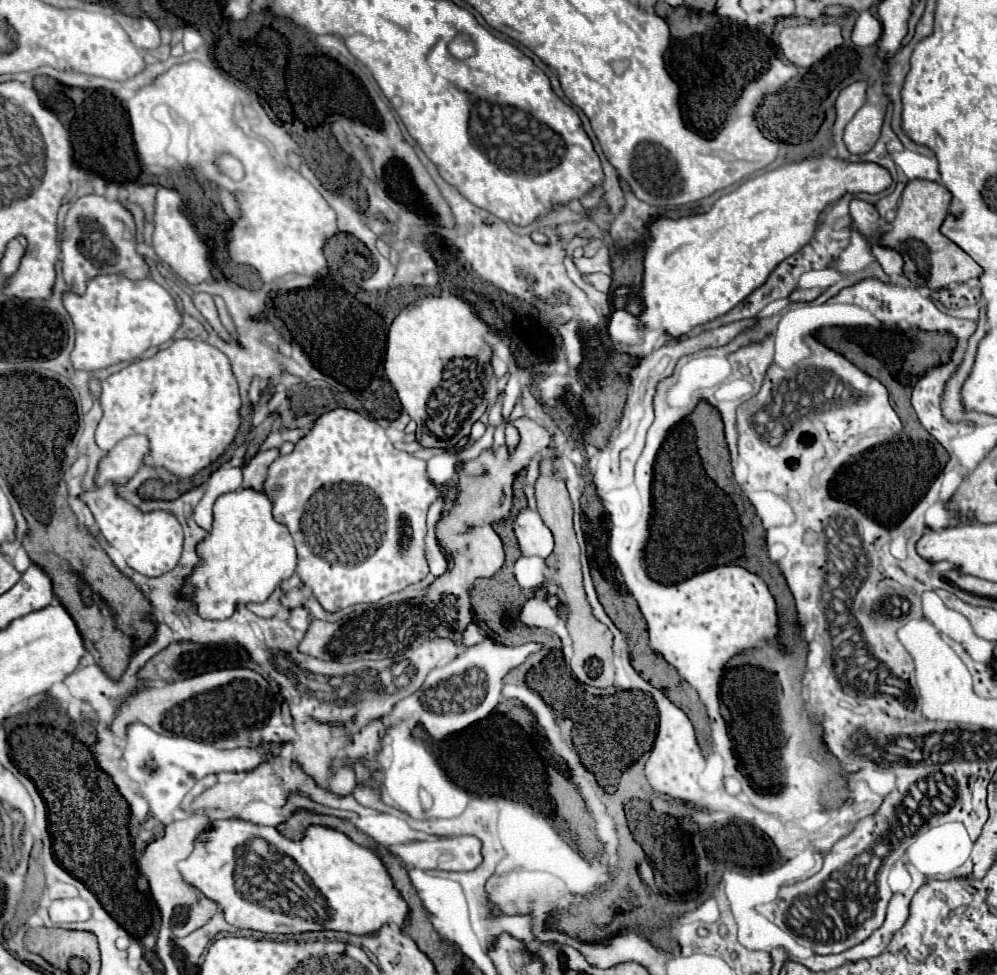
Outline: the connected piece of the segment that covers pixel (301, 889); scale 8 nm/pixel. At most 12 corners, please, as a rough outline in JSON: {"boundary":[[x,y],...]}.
{"boundary":[[213,821],[187,883],[229,925],[371,935],[409,911],[341,831]]}

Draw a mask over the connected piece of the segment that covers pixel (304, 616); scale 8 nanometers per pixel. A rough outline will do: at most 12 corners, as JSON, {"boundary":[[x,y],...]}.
{"boundary":[[305,607],[289,611],[289,625],[301,633],[309,627]]}

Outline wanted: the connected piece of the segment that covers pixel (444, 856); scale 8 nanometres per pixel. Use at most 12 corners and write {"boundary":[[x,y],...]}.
{"boundary":[[437,837],[387,847],[405,867],[471,871],[477,837]]}

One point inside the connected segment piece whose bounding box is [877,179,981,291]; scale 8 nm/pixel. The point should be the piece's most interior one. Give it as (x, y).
(931, 260)

